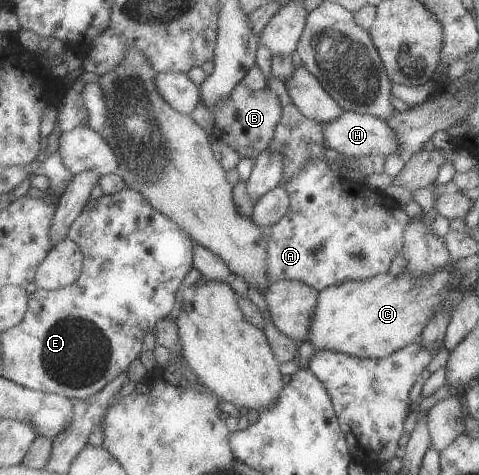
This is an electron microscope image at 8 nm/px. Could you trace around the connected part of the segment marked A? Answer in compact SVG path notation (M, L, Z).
M325 158L313 159L309 163L303 165L301 173L297 173L297 177L289 179L289 181L282 181L281 185L285 186L285 191L289 194L291 205L289 211L275 224L269 227L271 235L268 239L267 246L267 277L271 280L295 280L313 287L317 291L321 291L329 286L336 286L345 281L361 281L375 277L376 275L387 273L390 271L390 265L392 264L393 258L397 257L399 253L402 253L402 247L404 244L404 233L411 217L399 209L397 203L386 196L384 192L376 189L371 189L366 183L351 180L345 176L335 175L333 169L327 163Z

